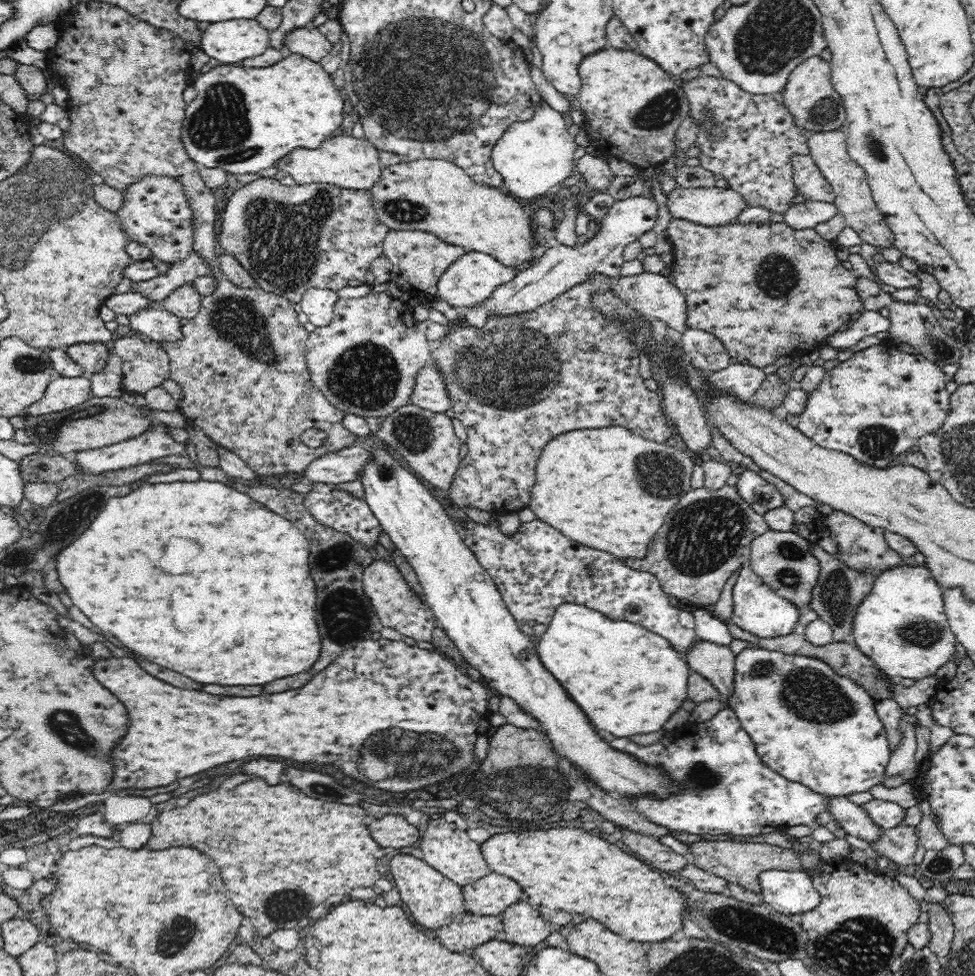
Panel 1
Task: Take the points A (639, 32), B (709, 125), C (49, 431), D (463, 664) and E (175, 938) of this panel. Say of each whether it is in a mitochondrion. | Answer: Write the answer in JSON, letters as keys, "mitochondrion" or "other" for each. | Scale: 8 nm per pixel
{"A":"other","B":"mitochondrion","C":"mitochondrion","D":"other","E":"mitochondrion"}

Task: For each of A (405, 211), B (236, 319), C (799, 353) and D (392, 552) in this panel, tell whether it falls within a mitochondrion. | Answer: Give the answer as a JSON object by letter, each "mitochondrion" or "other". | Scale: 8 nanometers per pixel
{"A":"mitochondrion","B":"mitochondrion","C":"other","D":"other"}

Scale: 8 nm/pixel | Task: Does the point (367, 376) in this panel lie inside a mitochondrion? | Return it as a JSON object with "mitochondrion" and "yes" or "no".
{"mitochondrion":"yes"}

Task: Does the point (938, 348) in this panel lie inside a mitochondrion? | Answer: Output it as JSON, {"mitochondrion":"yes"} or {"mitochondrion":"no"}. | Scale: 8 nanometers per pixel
{"mitochondrion":"yes"}

